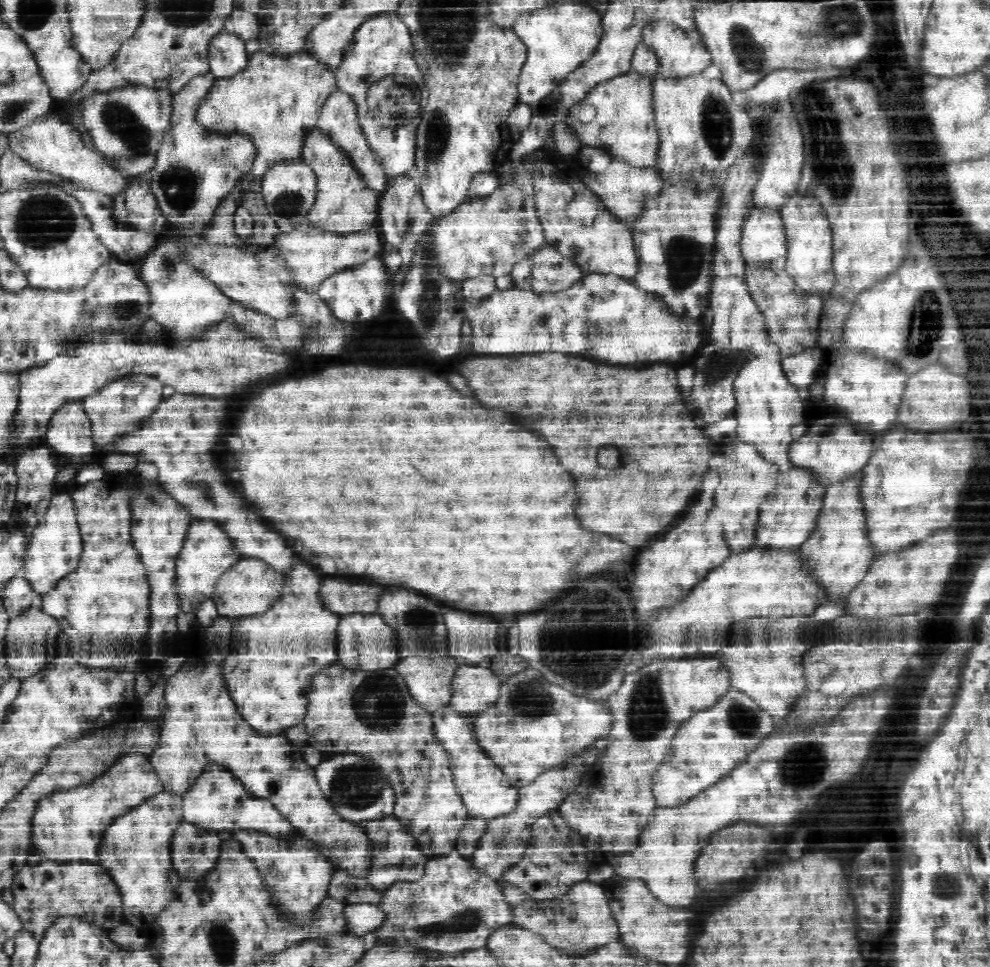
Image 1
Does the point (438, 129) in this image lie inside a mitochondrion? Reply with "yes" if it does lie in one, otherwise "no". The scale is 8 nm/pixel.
yes

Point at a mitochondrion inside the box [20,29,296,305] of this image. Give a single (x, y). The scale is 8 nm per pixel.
(118, 118)

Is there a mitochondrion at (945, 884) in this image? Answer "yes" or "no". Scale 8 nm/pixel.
yes

